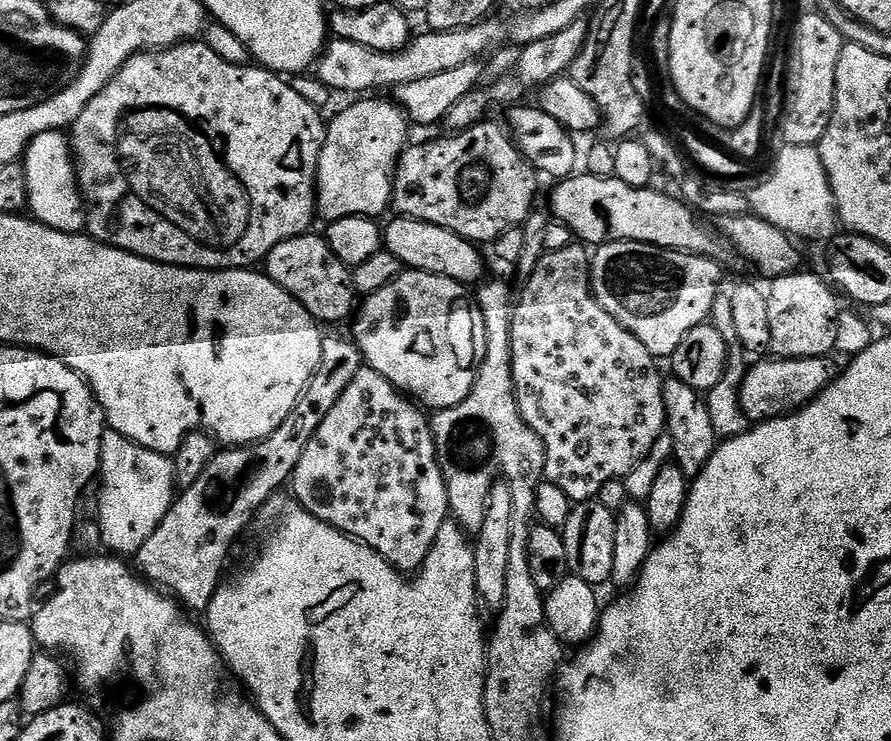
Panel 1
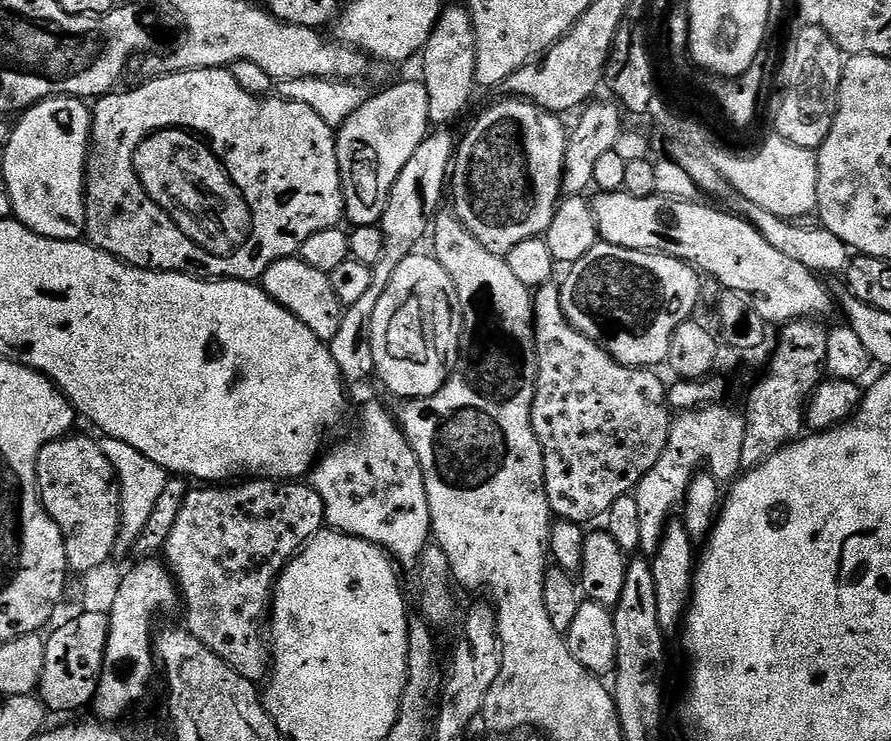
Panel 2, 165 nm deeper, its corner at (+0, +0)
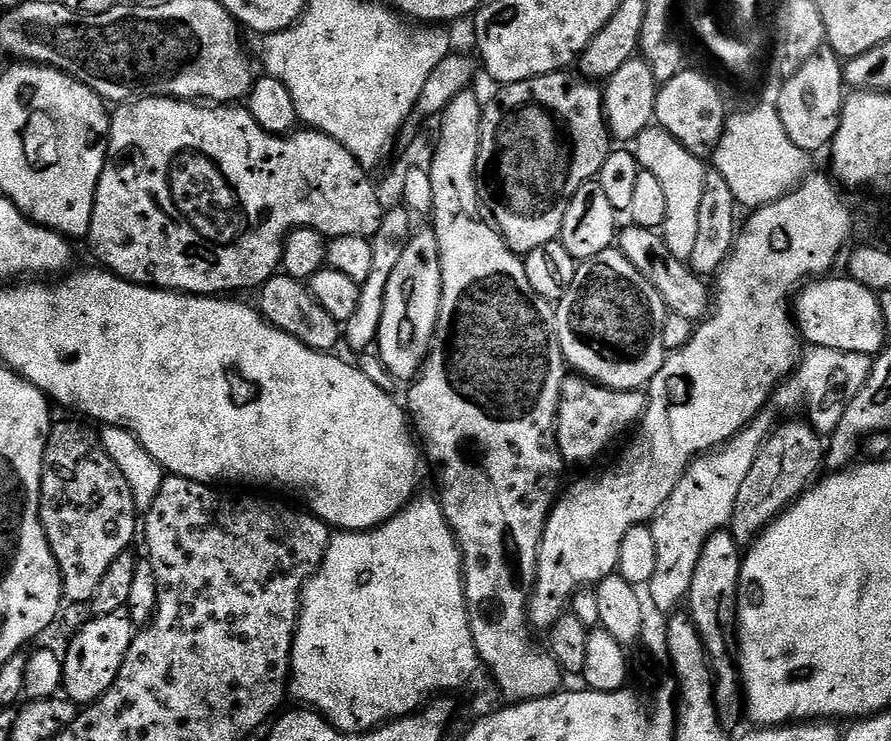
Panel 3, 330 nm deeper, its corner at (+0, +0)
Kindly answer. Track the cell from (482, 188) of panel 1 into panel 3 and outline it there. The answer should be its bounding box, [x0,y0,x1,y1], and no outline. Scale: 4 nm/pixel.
[476,71,610,258]

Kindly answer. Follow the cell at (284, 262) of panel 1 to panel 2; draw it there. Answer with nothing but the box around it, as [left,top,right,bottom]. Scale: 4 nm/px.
[262,256,345,342]

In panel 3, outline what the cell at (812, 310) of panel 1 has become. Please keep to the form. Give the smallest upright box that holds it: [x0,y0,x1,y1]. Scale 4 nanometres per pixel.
[730,418,826,546]

